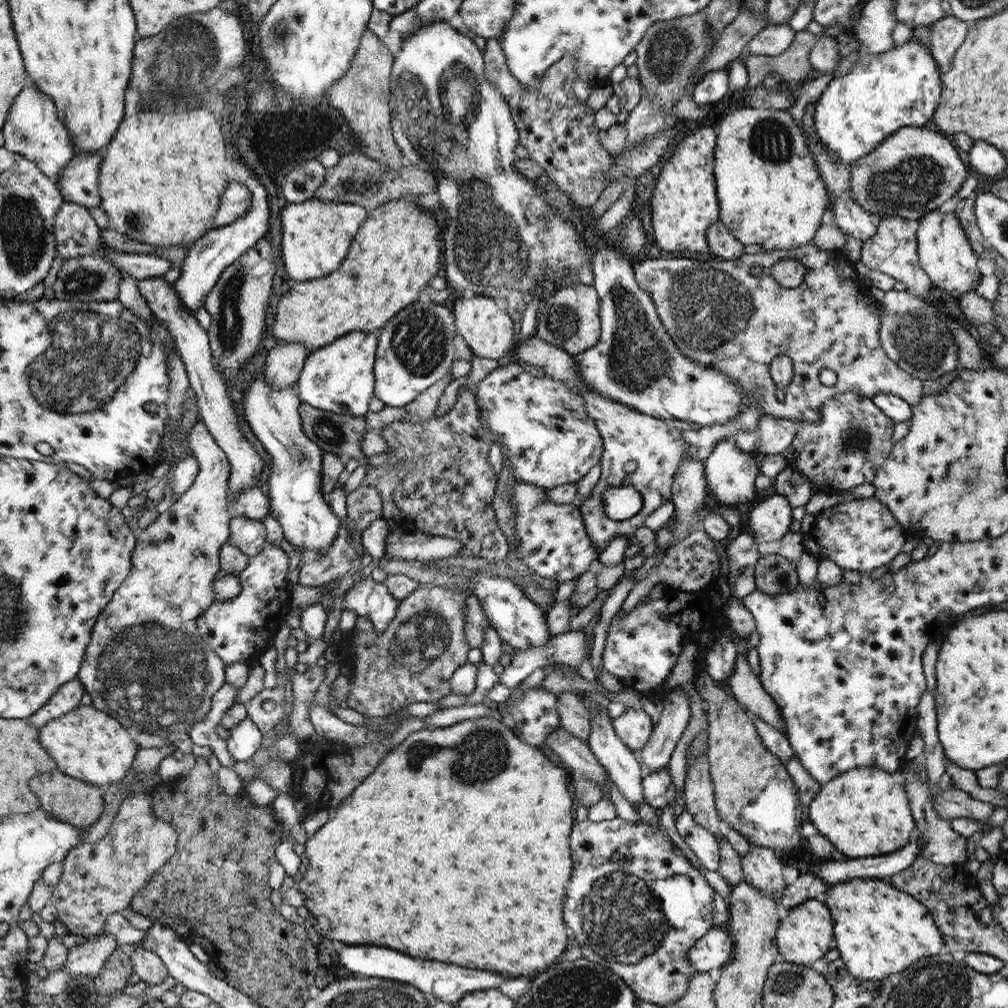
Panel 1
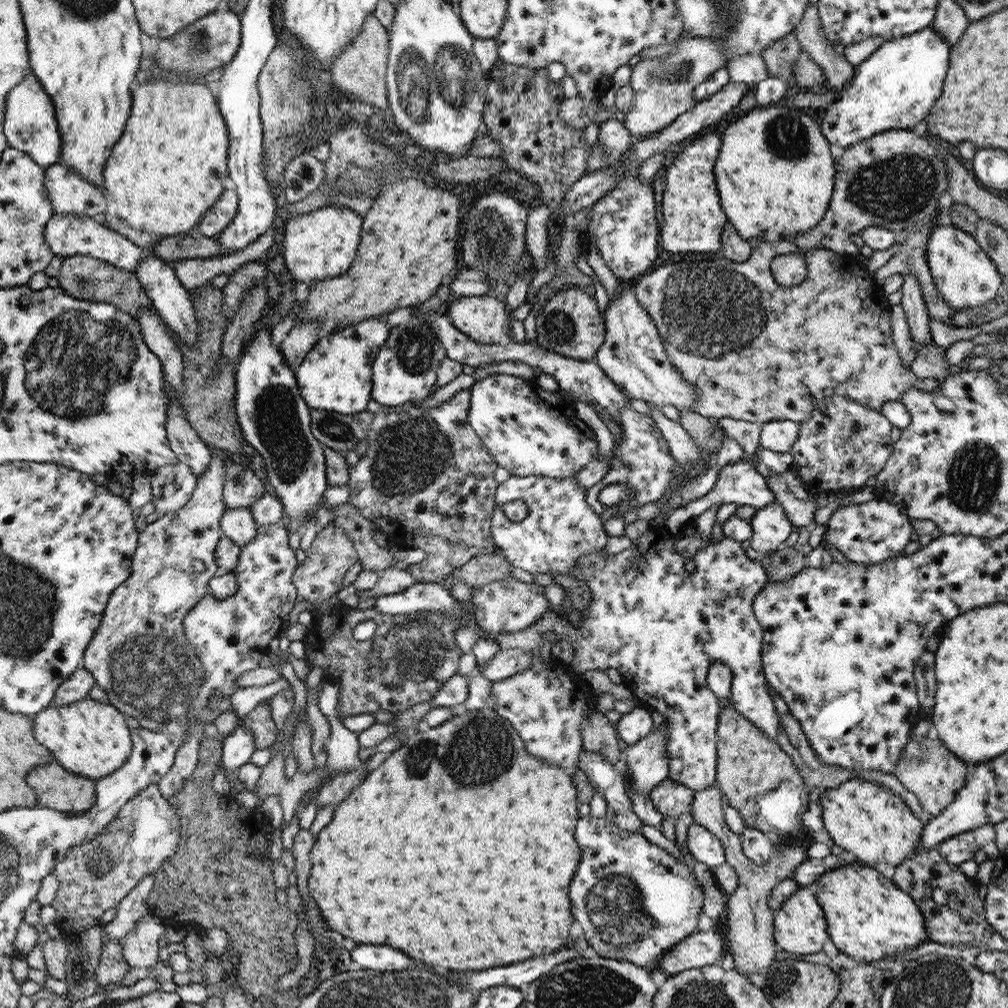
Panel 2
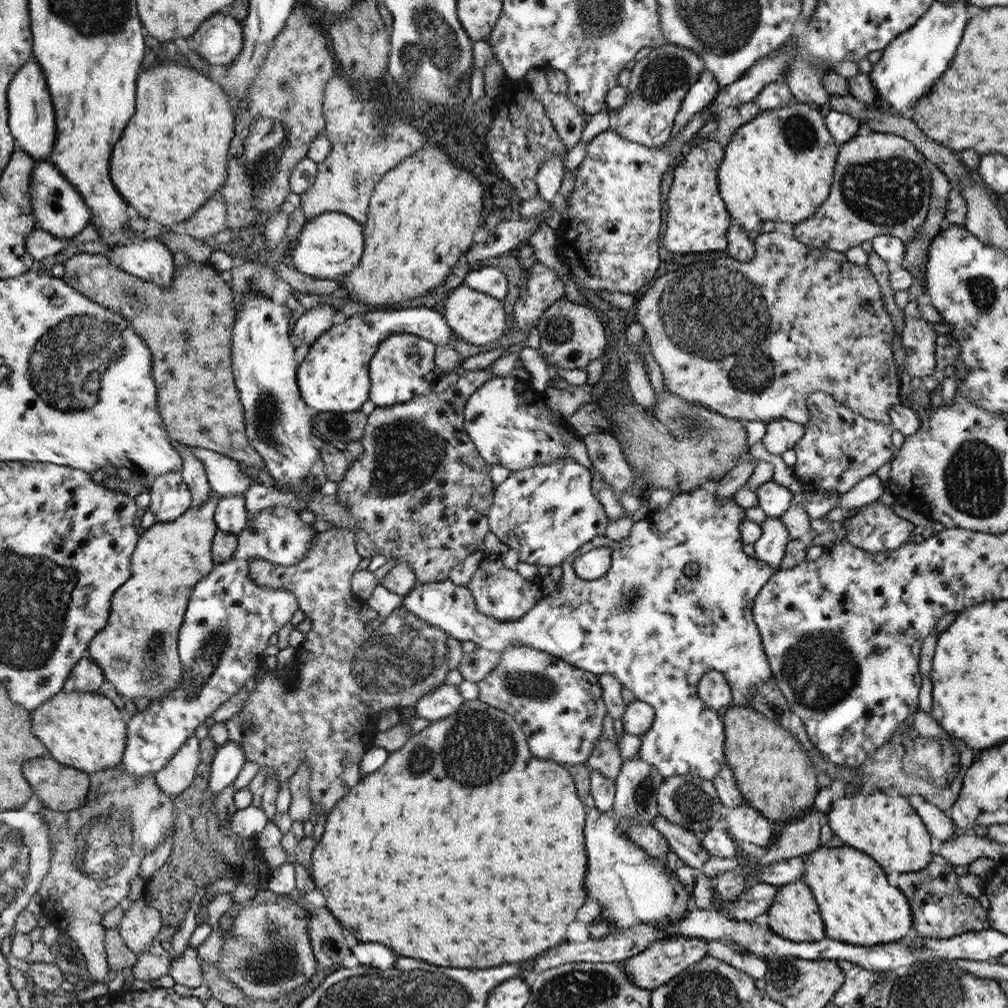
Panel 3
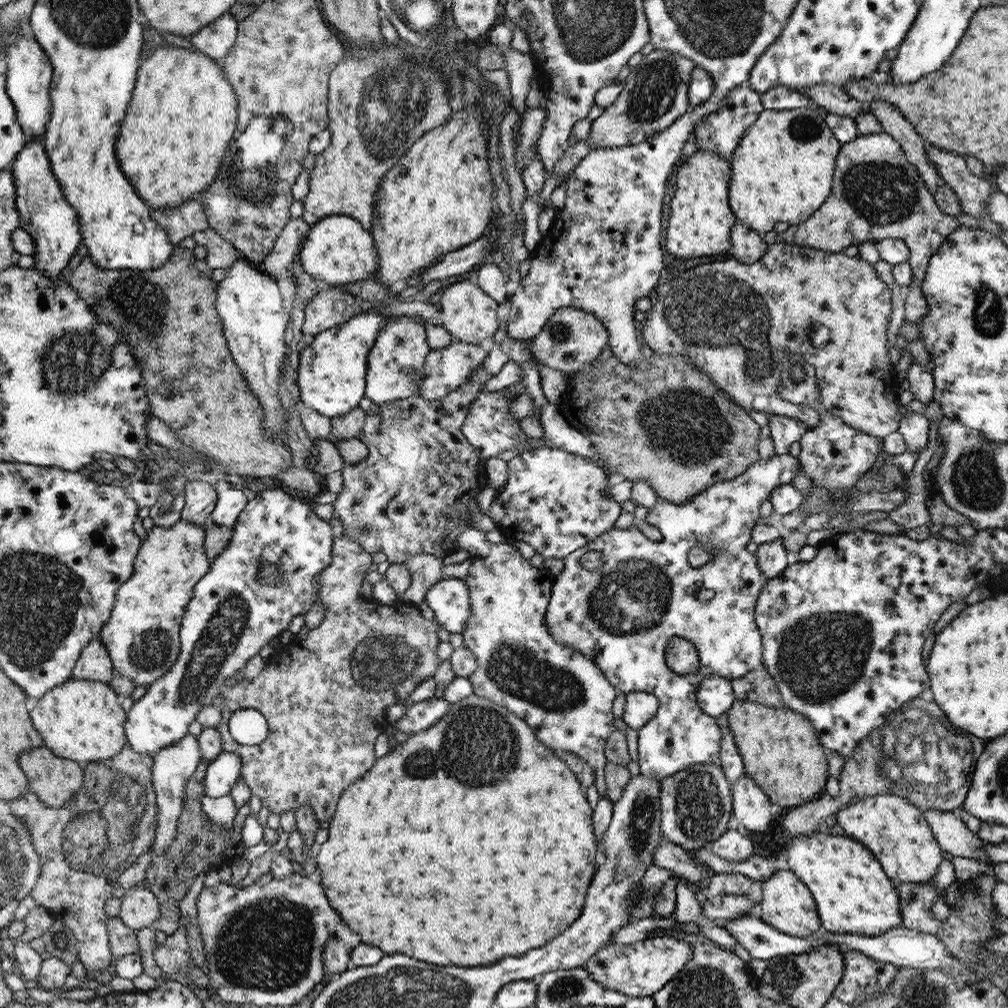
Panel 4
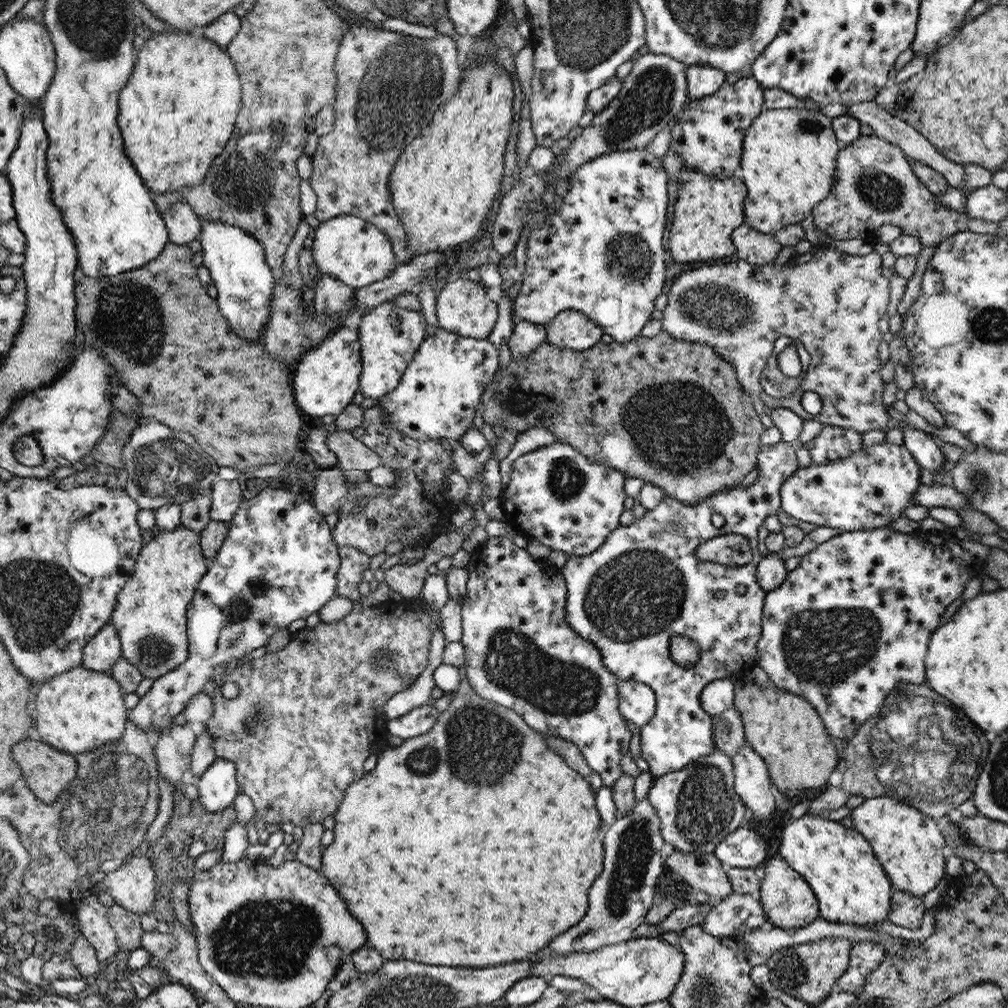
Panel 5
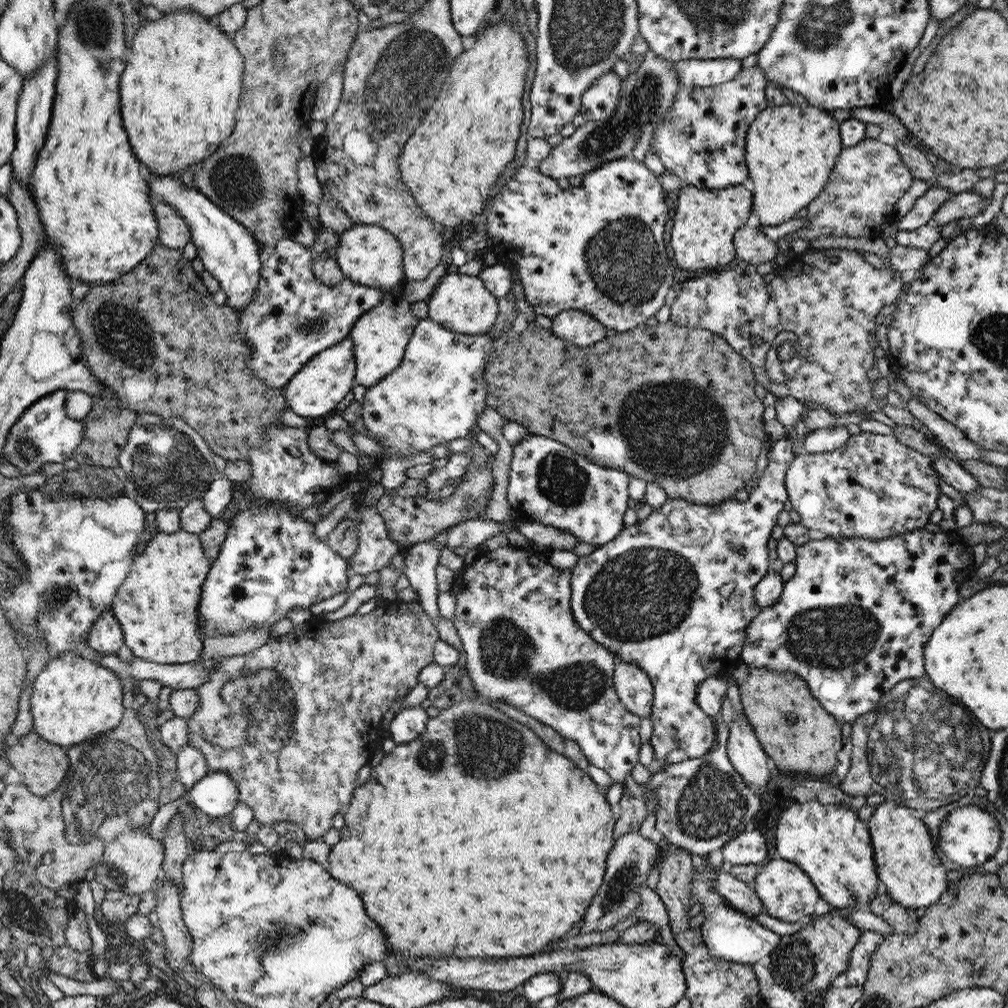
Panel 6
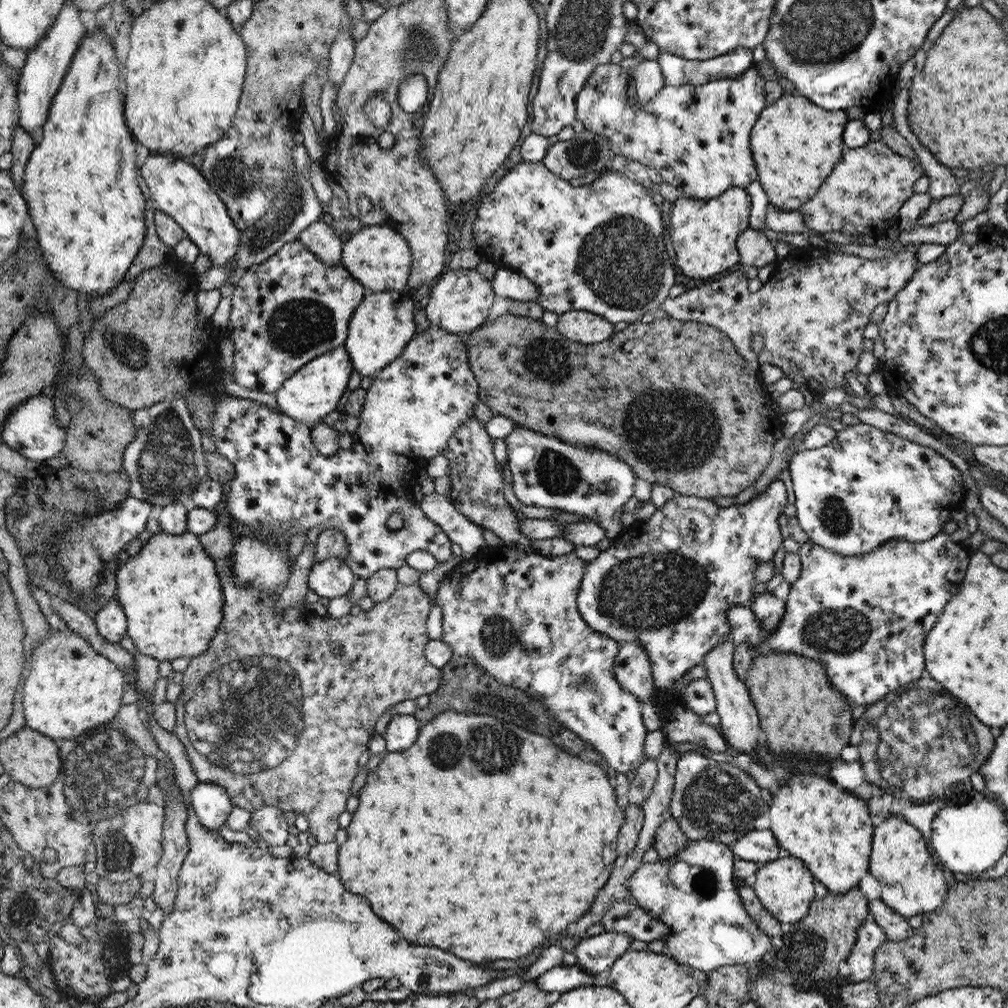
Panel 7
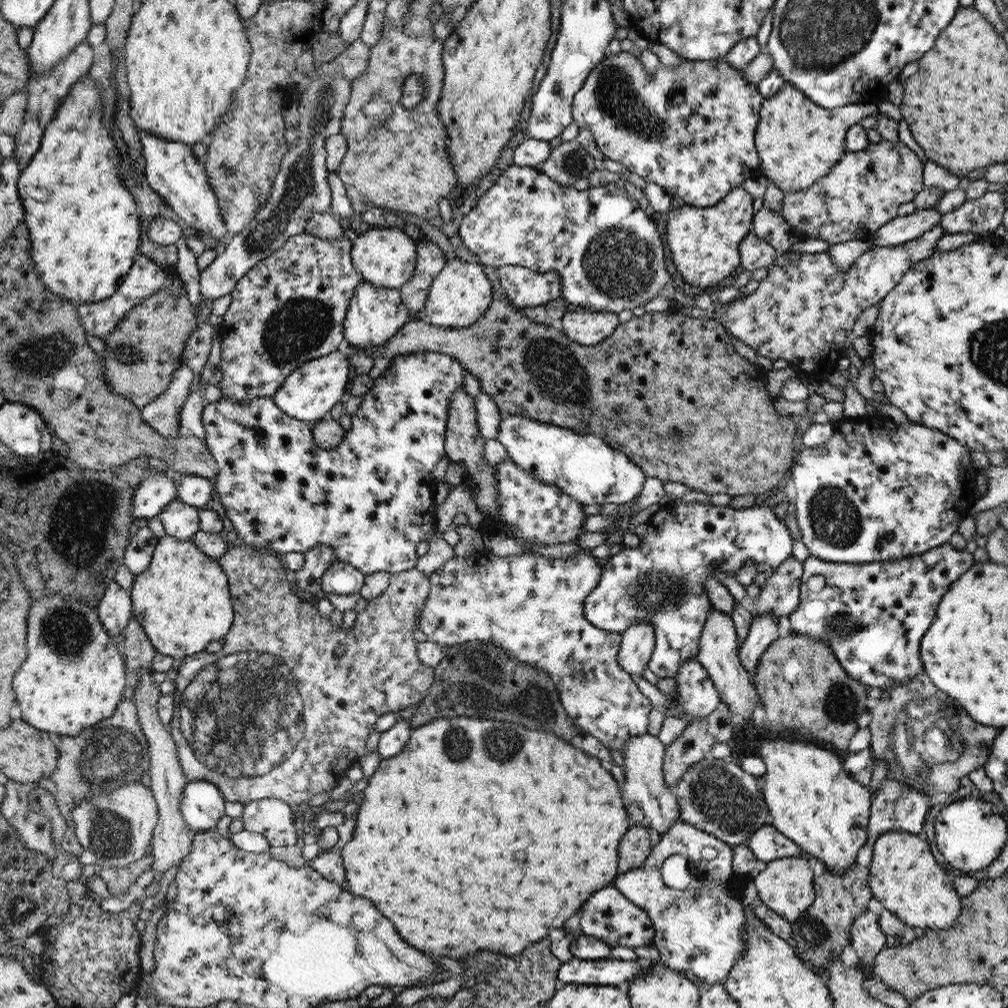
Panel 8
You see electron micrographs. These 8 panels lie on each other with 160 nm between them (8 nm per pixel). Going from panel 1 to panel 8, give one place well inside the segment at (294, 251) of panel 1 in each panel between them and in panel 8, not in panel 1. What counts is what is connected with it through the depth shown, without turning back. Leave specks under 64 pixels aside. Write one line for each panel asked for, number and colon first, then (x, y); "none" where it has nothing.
2: (323, 244)
3: (331, 246)
4: (337, 251)
5: (353, 251)
6: (366, 254)
7: (379, 257)
8: (386, 257)

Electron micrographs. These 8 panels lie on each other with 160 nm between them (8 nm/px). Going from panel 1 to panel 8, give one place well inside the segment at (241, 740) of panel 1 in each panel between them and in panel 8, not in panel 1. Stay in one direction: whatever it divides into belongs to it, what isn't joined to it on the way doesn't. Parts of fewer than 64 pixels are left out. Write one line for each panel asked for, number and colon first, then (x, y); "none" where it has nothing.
2: (238, 748)
3: (229, 759)
4: (224, 771)
5: (218, 786)
6: (216, 795)
7: (211, 803)
8: (202, 804)

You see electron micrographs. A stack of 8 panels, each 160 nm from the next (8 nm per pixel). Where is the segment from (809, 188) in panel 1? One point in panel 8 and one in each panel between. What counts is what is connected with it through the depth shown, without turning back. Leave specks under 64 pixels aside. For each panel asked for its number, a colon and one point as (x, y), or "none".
2: (775, 172)
3: (779, 167)
4: (782, 172)
5: (789, 161)
6: (791, 150)
7: (796, 144)
8: (799, 142)

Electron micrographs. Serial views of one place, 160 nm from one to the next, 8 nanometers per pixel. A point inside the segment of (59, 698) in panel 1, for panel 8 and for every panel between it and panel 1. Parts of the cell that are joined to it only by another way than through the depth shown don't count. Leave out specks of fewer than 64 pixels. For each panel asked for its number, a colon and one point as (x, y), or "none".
2: (77, 688)
3: (87, 676)
4: (95, 664)
5: (102, 652)
6: (106, 636)
7: (111, 621)
8: (115, 611)

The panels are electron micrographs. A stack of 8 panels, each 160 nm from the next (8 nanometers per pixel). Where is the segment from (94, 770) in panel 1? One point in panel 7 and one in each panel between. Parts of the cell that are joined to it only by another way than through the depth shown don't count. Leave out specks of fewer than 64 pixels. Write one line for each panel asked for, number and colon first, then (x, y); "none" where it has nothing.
2: (91, 739)
3: (86, 731)
4: (82, 721)
5: (80, 710)
6: (75, 699)
7: (71, 688)

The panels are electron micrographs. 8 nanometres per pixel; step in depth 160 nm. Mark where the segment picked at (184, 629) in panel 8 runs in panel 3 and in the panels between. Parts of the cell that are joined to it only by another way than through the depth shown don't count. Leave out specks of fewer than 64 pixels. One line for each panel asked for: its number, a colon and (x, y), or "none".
3: (137, 651)
4: (143, 639)
5: (151, 621)
6: (157, 609)
7: (169, 591)

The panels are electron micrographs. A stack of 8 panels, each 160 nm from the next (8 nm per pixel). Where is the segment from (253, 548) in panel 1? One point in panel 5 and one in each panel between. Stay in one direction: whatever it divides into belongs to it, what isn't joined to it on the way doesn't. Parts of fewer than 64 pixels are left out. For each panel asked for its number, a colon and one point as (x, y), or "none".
2: (238, 525)
3: (230, 516)
4: (231, 501)
5: (226, 496)

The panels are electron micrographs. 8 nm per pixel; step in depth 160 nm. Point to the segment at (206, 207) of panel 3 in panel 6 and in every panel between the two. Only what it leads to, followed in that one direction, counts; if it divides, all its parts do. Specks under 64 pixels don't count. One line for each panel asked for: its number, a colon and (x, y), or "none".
4: (183, 221)
5: (184, 226)
6: (174, 232)

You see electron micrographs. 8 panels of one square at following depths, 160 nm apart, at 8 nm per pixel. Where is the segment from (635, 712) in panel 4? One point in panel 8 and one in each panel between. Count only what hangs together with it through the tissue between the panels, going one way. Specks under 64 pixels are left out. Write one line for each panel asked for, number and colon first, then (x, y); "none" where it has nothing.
5: (637, 704)
6: (635, 690)
7: (632, 666)
8: (638, 641)

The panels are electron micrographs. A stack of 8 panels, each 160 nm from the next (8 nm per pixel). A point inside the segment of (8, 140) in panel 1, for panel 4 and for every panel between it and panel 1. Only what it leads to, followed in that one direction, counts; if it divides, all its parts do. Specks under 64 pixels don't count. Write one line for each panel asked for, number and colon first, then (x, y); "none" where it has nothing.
2: (31, 125)
3: (32, 116)
4: (30, 73)

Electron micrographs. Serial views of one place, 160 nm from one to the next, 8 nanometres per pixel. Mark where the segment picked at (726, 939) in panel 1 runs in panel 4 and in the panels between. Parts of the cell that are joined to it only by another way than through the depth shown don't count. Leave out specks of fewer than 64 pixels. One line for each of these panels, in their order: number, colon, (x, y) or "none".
2: (702, 949)
3: (664, 959)
4: (641, 969)

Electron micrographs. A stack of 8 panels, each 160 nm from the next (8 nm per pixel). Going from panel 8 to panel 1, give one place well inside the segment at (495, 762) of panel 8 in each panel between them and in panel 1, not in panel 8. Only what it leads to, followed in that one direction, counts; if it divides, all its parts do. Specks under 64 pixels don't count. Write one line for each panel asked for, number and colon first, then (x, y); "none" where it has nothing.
1: (460, 854)
2: (395, 866)
3: (464, 849)
4: (435, 853)
5: (442, 868)
6: (457, 853)
7: (484, 839)

